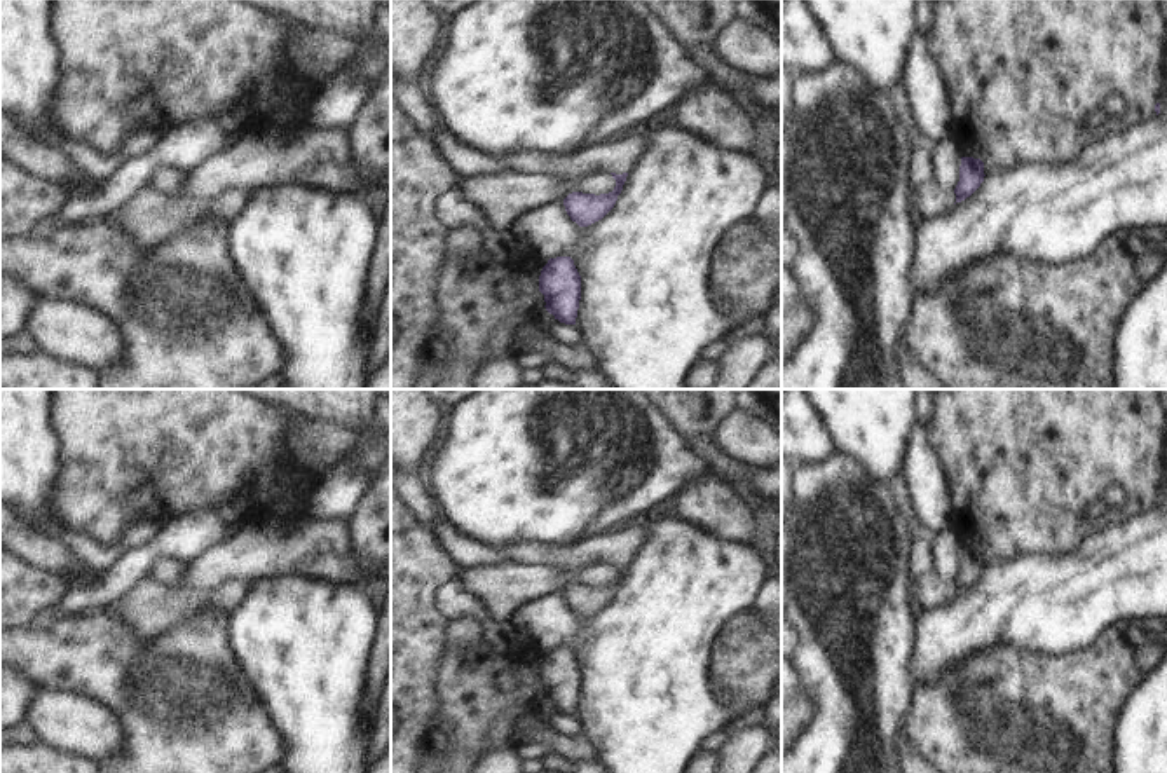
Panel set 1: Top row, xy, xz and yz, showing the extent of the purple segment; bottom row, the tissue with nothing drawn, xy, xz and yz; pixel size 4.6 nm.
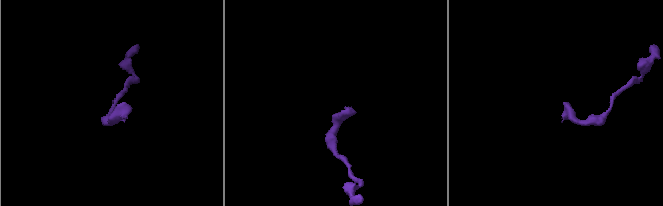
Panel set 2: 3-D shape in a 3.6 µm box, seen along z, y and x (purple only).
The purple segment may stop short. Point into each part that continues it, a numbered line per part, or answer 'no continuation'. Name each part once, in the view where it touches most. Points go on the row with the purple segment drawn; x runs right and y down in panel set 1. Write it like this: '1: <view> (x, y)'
1: xz (618, 157)

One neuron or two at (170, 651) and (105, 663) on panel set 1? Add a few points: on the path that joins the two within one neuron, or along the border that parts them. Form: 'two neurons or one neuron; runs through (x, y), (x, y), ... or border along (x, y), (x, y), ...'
one neuron; runs through (154, 663), (121, 663)

